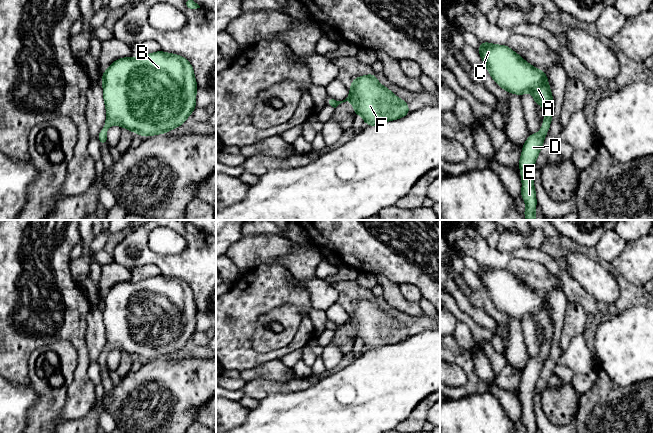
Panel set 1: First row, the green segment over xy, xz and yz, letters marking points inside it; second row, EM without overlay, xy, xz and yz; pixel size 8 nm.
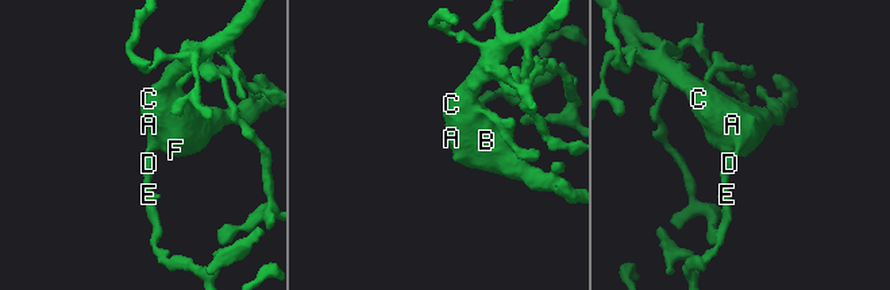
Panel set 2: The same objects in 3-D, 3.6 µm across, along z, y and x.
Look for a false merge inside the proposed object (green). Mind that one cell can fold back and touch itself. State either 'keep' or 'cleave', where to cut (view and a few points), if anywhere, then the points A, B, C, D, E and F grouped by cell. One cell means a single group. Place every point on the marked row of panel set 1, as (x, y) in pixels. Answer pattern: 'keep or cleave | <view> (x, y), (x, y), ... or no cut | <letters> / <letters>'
keep | no cut | A B C D E F

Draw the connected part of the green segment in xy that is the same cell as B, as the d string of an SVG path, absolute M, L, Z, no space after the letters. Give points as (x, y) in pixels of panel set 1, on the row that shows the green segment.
M162 50L139 58L130 56L114 61L103 72L102 85L107 118L98 135L101 145L107 144L107 129L112 125L119 125L143 137L168 133L183 125L196 108L197 82L192 65L186 58Z

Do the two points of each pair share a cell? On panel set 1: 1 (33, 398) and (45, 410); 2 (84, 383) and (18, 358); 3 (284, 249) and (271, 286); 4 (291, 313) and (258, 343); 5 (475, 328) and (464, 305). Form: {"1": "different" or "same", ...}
{"1": "different", "2": "same", "3": "different", "4": "same", "5": "different"}

